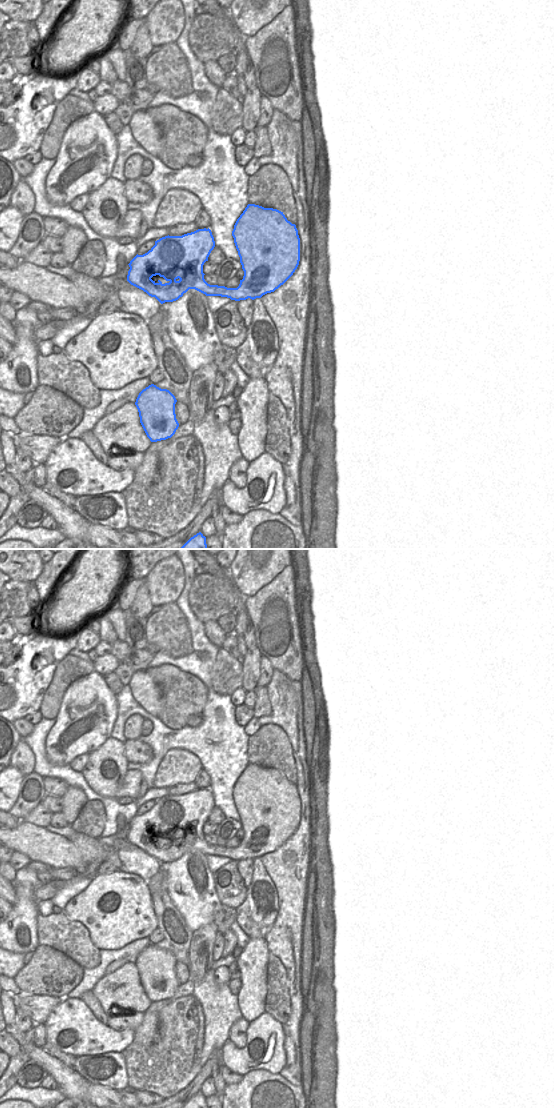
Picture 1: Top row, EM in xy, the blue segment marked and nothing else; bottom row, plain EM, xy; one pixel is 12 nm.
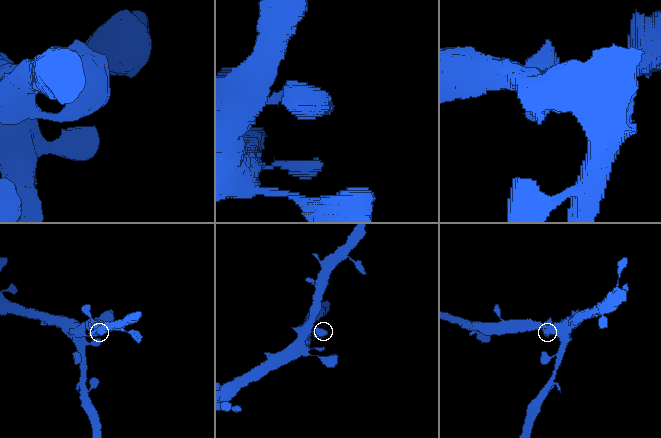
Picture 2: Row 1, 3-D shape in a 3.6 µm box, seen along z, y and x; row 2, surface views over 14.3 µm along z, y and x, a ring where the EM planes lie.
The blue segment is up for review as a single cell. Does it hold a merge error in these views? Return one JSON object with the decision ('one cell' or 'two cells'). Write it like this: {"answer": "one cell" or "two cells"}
{"answer": "one cell"}

